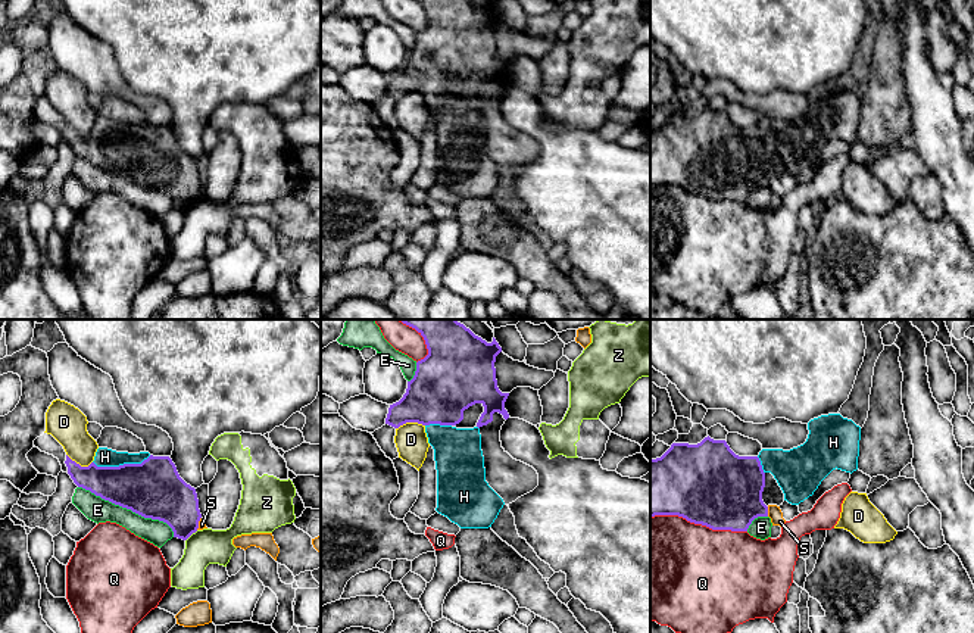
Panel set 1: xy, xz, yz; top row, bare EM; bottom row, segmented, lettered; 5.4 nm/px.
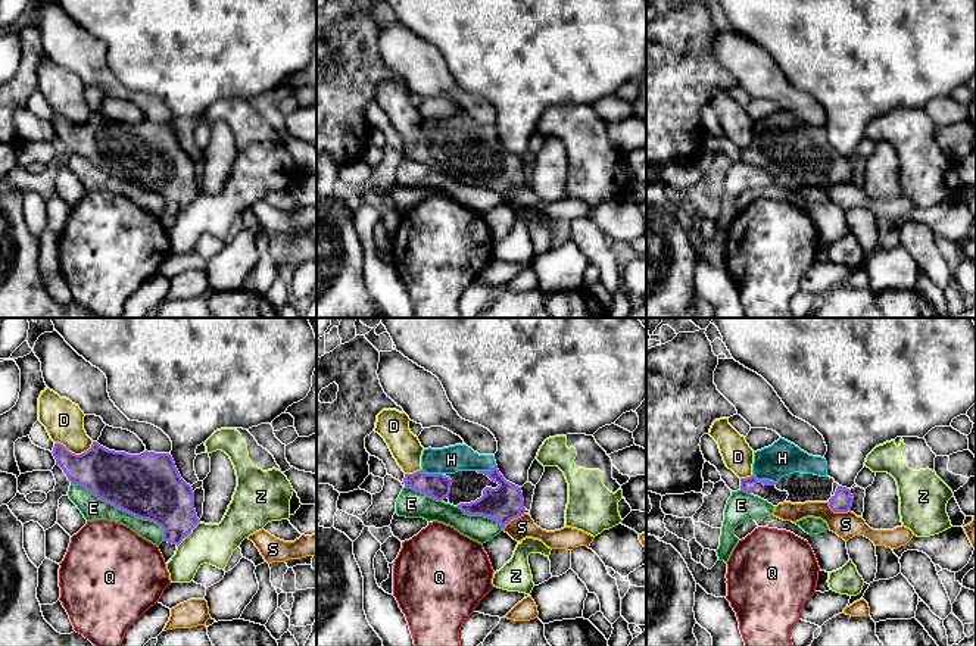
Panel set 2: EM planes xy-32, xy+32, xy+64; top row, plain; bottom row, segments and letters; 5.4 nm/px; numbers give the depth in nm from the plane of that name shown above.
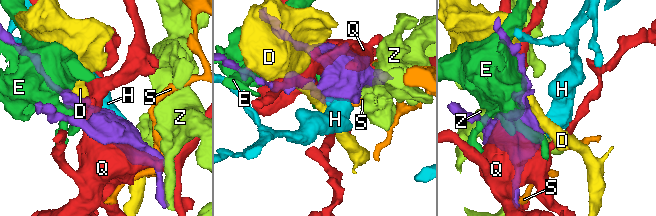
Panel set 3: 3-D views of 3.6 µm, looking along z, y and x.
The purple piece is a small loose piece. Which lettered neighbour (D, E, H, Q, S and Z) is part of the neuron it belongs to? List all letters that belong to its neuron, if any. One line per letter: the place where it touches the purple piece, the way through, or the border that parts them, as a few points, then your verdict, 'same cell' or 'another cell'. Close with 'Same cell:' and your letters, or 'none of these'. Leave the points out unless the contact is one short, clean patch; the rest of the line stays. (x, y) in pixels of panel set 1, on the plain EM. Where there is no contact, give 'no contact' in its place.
D: xz (409, 92) | another cell
E: xy (128, 178) | another cell
H: xy (121, 136) | across xy (153, 159), (137, 152), (121, 136), (114, 136), (105, 127) | same cell
Q: yz (699, 193) | another cell
S: yz (767, 181) | another cell
Z: xy (192, 203) | another cell
Same cell: H

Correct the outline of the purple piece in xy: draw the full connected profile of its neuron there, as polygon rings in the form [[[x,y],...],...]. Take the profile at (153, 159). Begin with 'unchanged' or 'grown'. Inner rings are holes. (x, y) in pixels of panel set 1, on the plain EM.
grown | [[[99,118],[94,131],[81,137],[66,125],[68,144],[78,158],[96,166],[152,190],[166,193],[174,208],[187,211],[199,199],[202,188],[196,159],[178,144],[169,127],[153,127],[149,122],[128,124]]]

